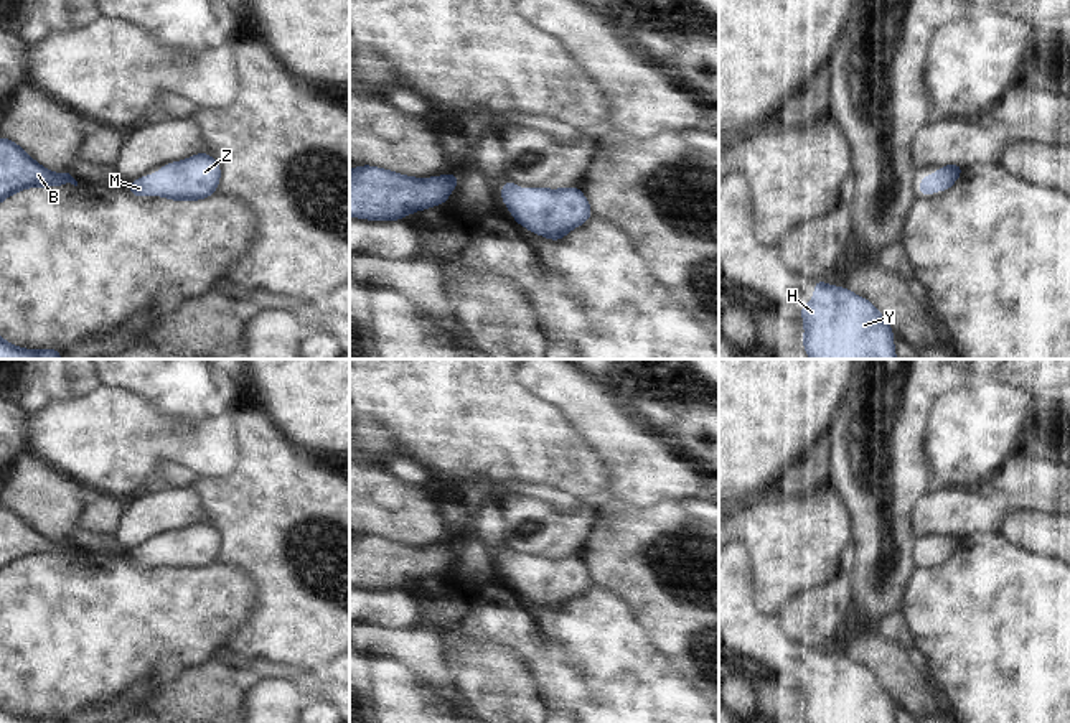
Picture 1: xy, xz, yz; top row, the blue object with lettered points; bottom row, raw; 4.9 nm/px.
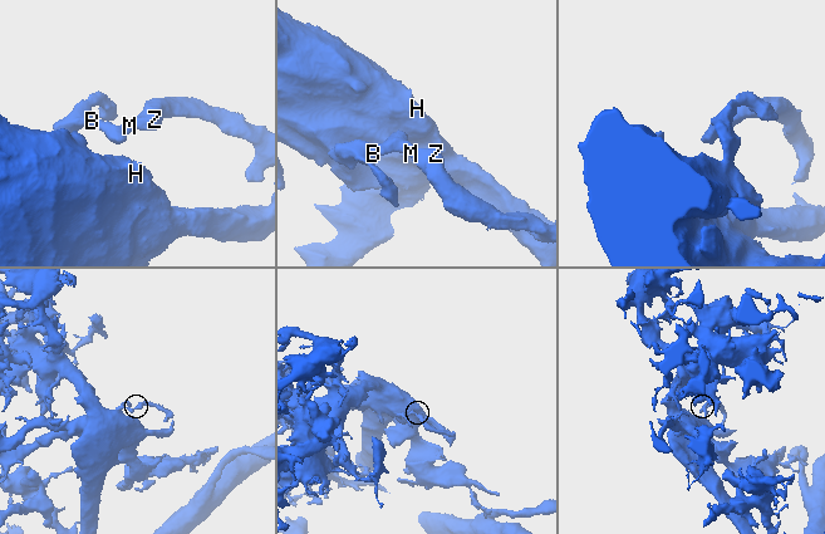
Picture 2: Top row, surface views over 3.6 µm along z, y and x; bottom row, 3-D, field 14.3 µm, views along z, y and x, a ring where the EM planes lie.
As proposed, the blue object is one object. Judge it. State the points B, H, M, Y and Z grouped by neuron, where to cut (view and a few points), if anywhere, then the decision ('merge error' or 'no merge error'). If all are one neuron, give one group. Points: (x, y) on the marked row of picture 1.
B H M Y Z | no cut | no merge error

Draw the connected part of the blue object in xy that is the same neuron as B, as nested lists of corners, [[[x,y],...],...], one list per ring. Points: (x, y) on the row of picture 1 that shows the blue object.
[[[0,137],[0,203],[25,188],[77,186],[69,173],[53,173],[36,163],[20,145]]]

